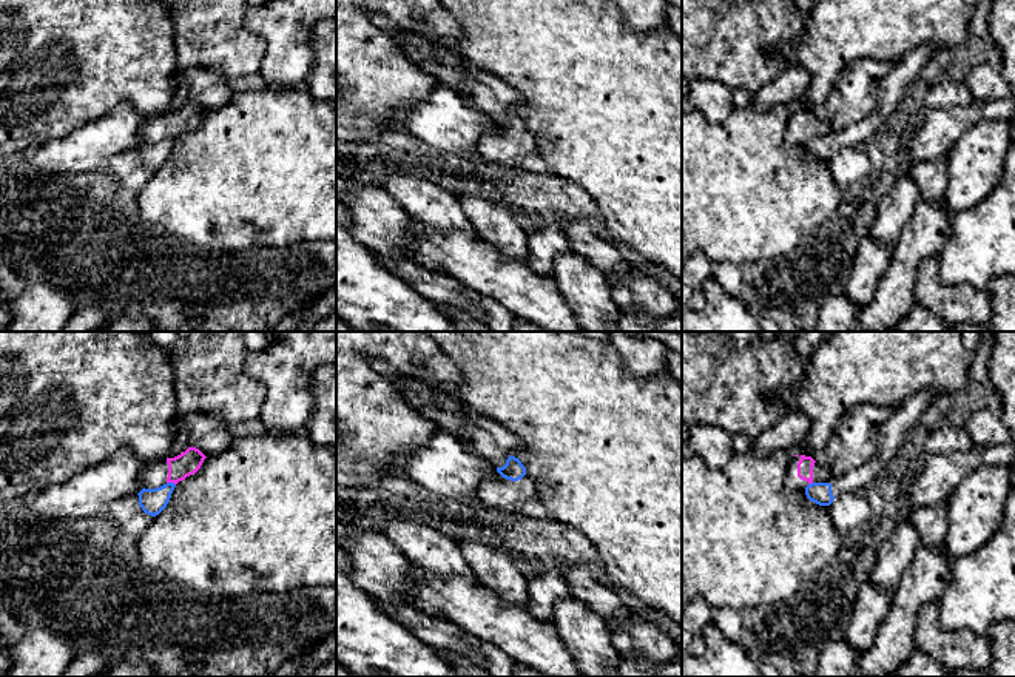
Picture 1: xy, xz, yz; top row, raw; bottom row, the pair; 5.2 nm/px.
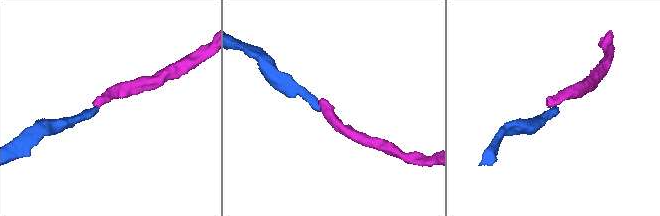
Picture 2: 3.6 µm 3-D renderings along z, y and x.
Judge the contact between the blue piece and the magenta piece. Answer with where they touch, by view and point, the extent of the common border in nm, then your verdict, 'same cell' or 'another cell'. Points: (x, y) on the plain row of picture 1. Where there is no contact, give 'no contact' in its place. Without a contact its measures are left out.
xy (171, 138) | 50 nm | another cell

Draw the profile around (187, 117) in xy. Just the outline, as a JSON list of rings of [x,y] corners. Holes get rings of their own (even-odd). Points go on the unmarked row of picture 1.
[[[188,102],[174,113],[154,116],[140,128],[145,143],[156,143],[167,137],[177,139],[187,131],[196,128],[207,111],[196,102]]]

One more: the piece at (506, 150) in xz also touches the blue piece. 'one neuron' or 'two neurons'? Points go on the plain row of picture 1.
one neuron

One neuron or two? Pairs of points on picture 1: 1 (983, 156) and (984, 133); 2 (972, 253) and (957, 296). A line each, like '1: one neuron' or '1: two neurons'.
1: one neuron
2: two neurons

